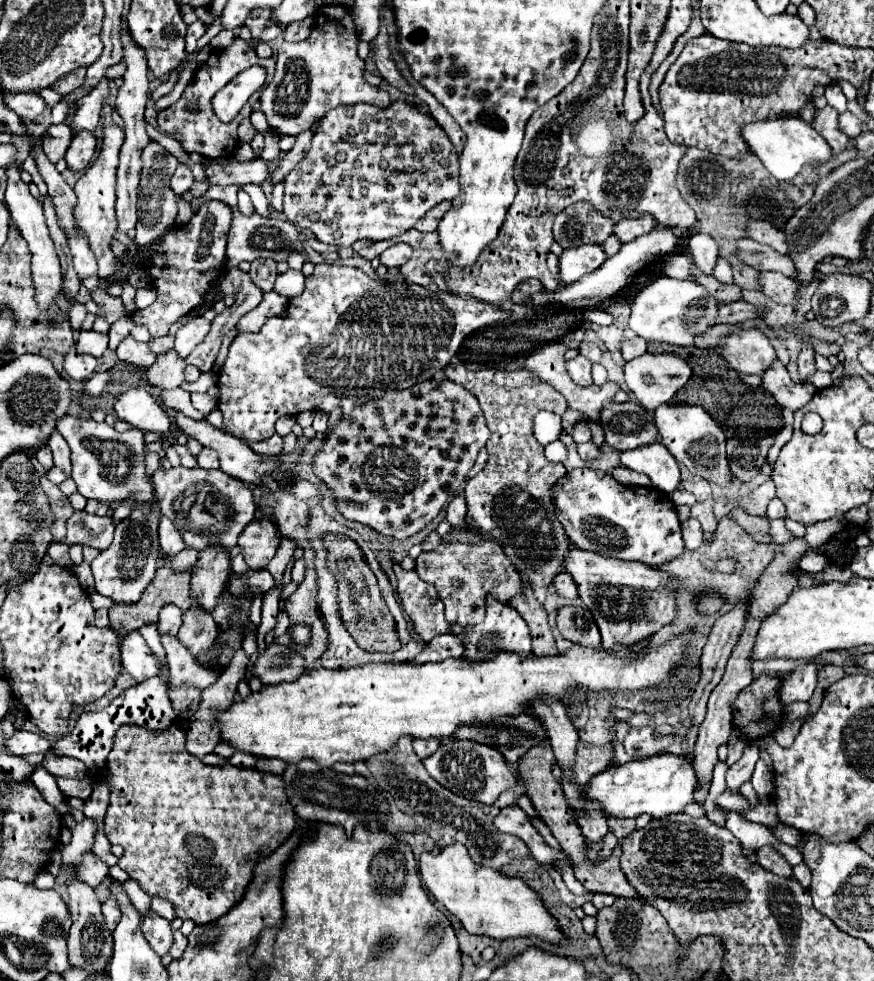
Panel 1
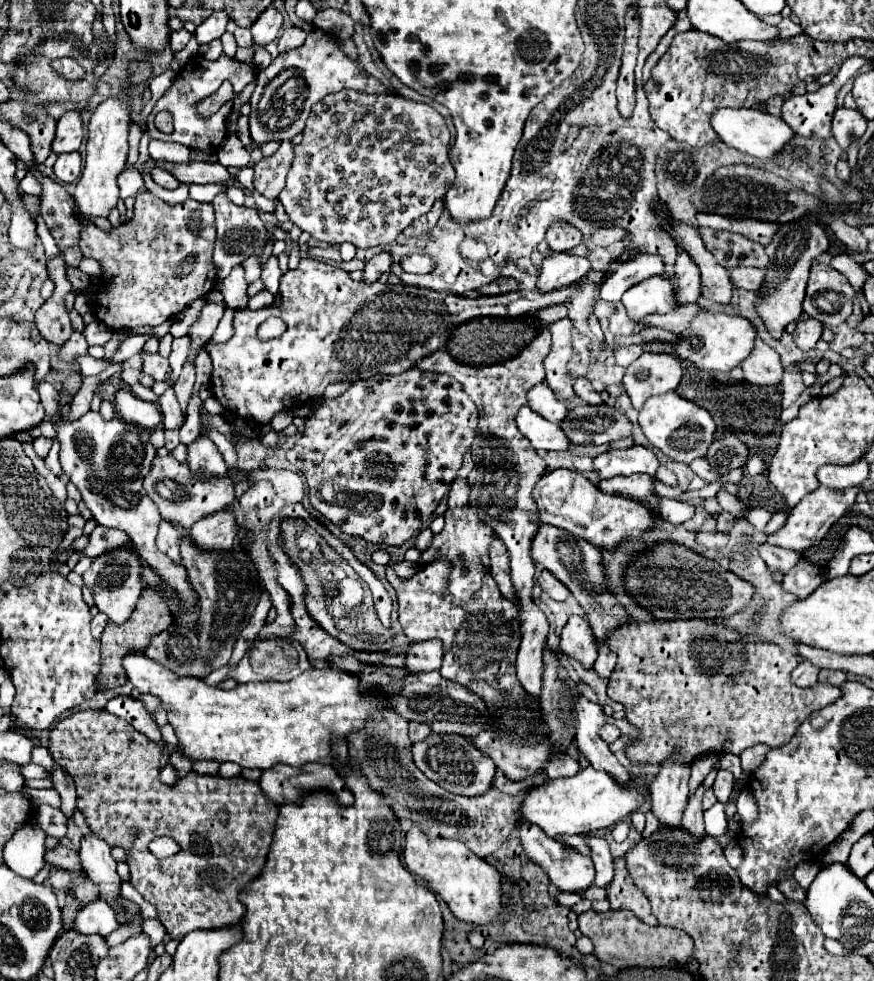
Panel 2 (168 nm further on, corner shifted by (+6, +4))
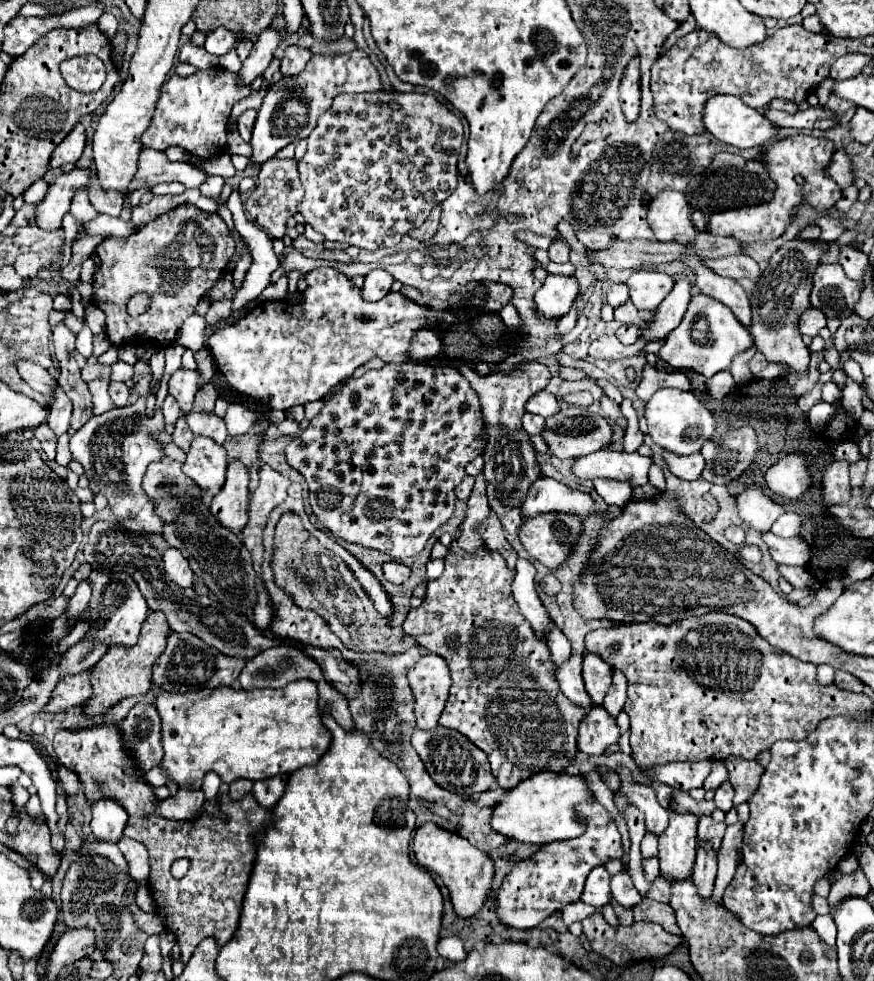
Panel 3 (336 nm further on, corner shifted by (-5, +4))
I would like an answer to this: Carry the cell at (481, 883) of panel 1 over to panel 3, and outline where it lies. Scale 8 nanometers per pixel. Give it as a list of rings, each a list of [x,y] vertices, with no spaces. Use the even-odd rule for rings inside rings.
[[[427,822],[415,830],[413,852],[415,852],[417,862],[423,868],[441,876],[443,884],[449,890],[449,896],[451,896],[457,916],[469,918],[483,906],[489,886],[493,882],[495,866],[493,866],[493,860],[487,854],[483,854],[481,850],[477,850],[475,846],[471,846],[469,840],[465,840],[463,836],[459,836],[455,832],[443,830],[433,822]]]

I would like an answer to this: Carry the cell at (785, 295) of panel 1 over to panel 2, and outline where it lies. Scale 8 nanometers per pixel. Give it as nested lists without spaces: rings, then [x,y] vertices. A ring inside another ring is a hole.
[[[738,266],[738,268],[730,270],[730,278],[732,278],[736,288],[744,288],[744,290],[750,290],[750,292],[758,294],[762,284],[764,284],[764,270],[762,268]]]

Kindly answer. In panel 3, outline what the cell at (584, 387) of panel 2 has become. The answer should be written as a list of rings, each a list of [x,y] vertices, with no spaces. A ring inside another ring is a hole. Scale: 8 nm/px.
[[[607,396],[601,398],[601,410],[603,410],[603,414],[605,414],[609,420],[617,422],[623,430],[627,428],[627,418],[621,418],[621,410],[619,410],[619,406],[617,406],[613,400],[609,400]]]

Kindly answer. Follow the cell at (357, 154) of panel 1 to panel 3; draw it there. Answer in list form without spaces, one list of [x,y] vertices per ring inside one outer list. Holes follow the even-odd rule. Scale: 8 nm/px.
[[[371,92],[371,94],[345,94],[337,96],[333,100],[333,106],[319,118],[317,128],[309,134],[307,138],[307,154],[299,162],[299,174],[301,174],[301,184],[305,190],[305,198],[299,204],[299,212],[305,216],[307,224],[313,226],[315,232],[323,234],[325,240],[337,240],[337,242],[347,242],[365,250],[377,250],[377,248],[389,248],[397,246],[401,236],[405,236],[411,228],[417,228],[425,222],[433,206],[441,204],[449,192],[457,186],[459,180],[459,170],[457,170],[457,158],[459,158],[459,148],[463,140],[463,124],[461,120],[445,108],[441,102],[437,102],[431,94],[401,94],[401,92]]]

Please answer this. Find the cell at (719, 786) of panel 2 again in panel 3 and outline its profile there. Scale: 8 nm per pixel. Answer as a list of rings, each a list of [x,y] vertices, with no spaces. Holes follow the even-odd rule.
[[[723,782],[717,792],[715,792],[715,798],[713,798],[715,806],[723,812],[729,812],[733,808],[733,788],[729,788],[729,782]]]

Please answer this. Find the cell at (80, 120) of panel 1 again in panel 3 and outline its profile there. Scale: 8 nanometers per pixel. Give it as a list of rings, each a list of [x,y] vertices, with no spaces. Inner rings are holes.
[[[77,124],[73,128],[73,132],[55,148],[51,160],[49,160],[49,168],[61,168],[63,164],[71,162],[75,164],[85,148],[85,128],[81,124]]]

